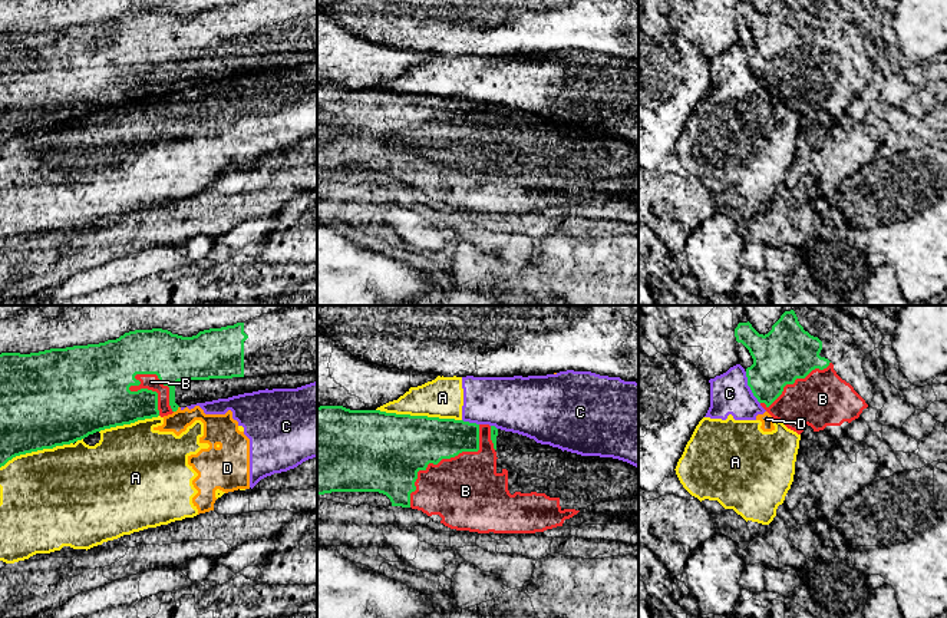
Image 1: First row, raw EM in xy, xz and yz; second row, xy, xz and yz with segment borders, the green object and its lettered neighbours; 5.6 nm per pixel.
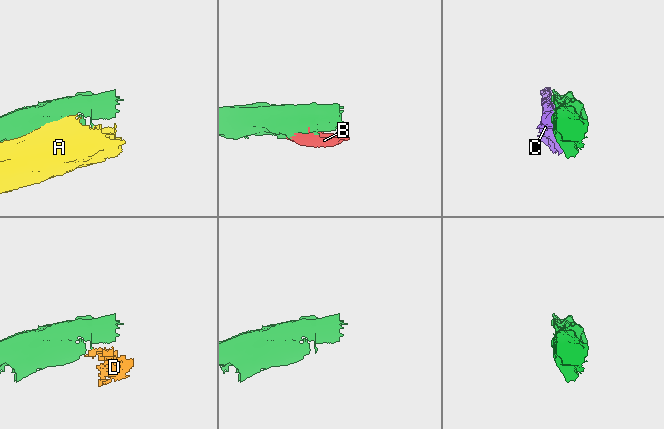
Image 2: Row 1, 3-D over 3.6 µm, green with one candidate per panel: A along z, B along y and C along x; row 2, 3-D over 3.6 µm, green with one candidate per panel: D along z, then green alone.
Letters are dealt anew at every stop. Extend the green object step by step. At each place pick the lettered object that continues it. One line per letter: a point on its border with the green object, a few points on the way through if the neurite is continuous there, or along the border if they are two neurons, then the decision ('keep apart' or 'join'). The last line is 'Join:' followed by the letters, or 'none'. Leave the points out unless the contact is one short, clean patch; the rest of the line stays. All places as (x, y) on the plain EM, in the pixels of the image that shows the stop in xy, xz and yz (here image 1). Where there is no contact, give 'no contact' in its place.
A: contact xz (419, 95); keep apart
B: contact xy (164, 63); join
C: contact yz (749, 65); border yz (745, 50), (748, 65), (759, 82); keep apart
D: contact xy (177, 88); border xy (178, 85), (174, 91); keep apart
Join: B

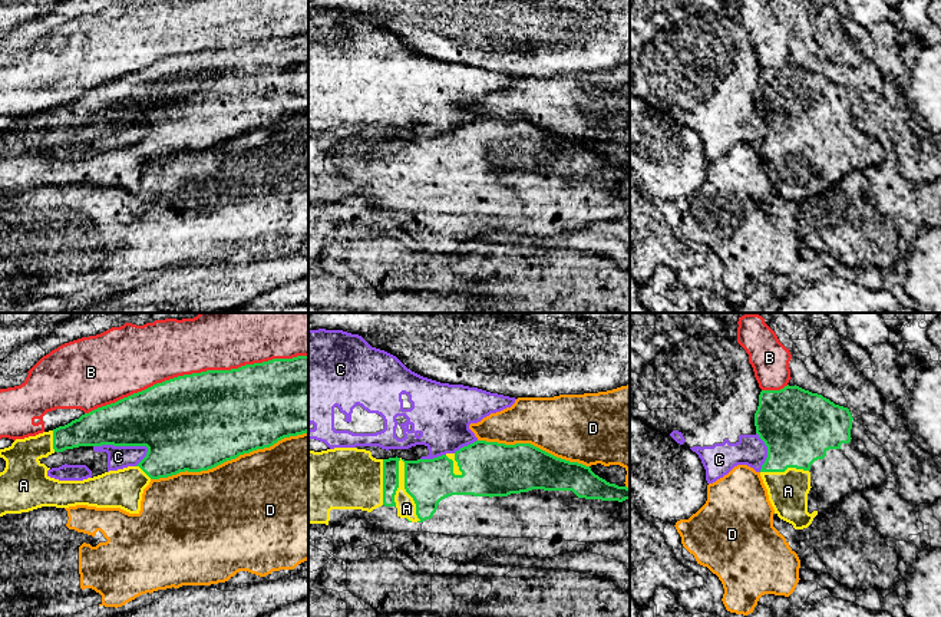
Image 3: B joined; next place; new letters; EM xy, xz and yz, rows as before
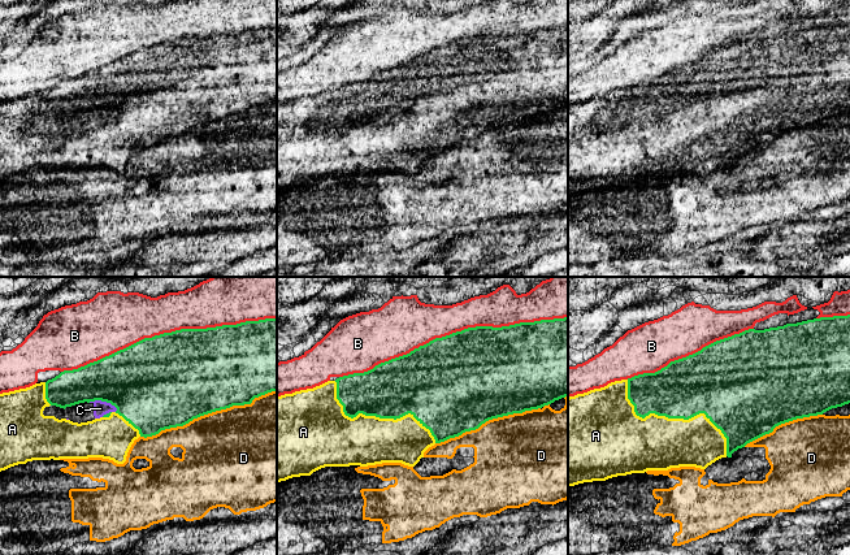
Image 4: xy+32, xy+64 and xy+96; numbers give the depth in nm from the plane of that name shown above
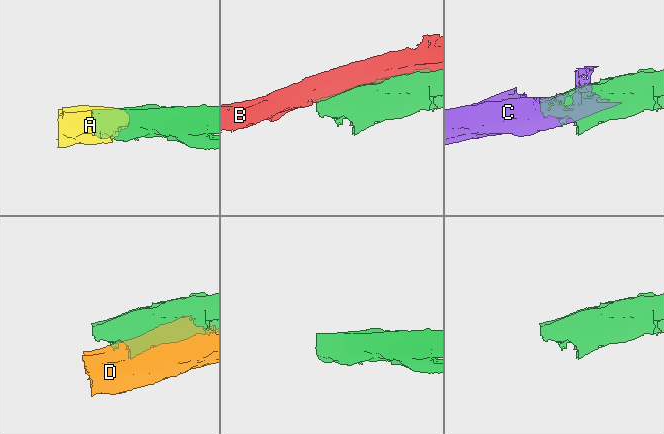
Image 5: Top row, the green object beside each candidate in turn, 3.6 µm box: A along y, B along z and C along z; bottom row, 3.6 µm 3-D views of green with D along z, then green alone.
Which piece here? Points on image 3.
A: contact xz (405, 167); join
B: contact xy (195, 52); keep apart
C: contact xy (122, 124); keep apart
D: contact xy (228, 138); keep apart
Join: A

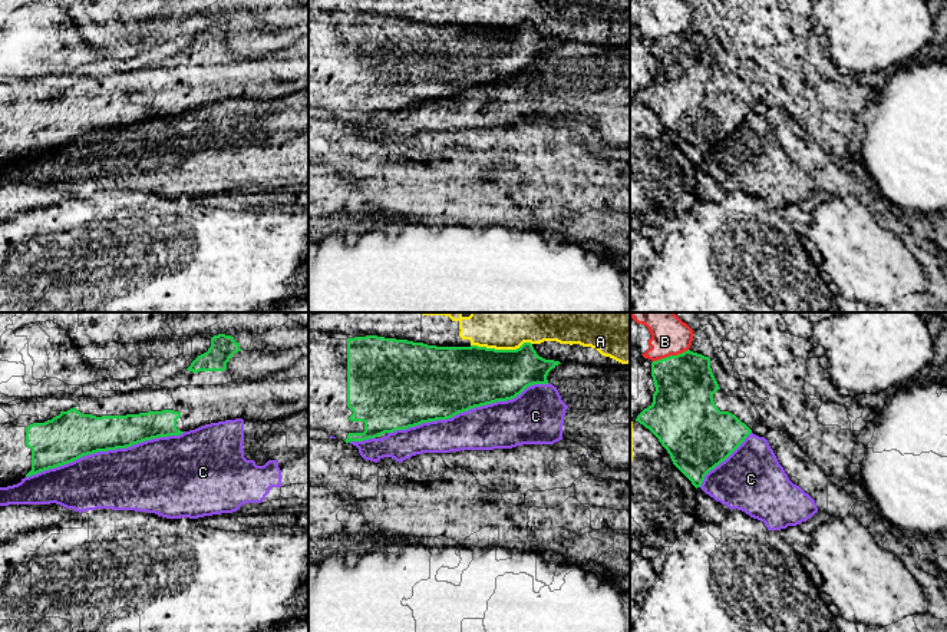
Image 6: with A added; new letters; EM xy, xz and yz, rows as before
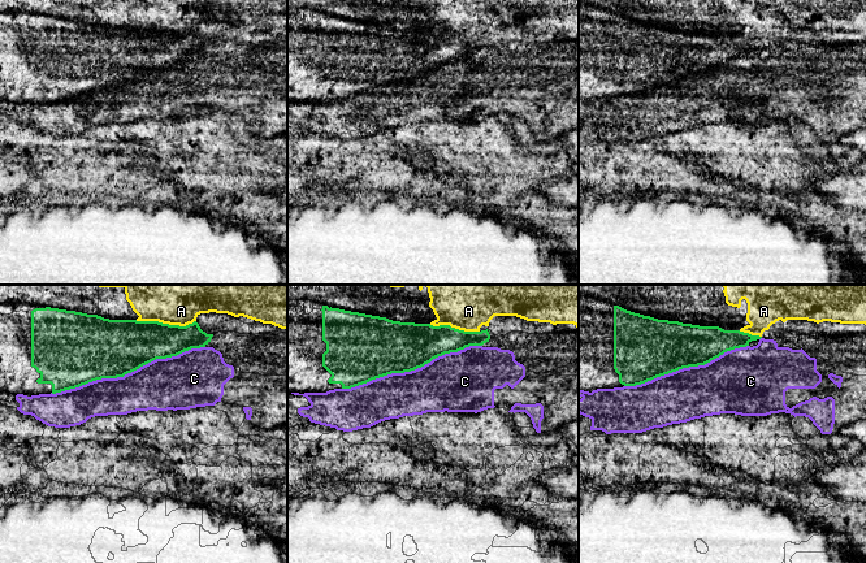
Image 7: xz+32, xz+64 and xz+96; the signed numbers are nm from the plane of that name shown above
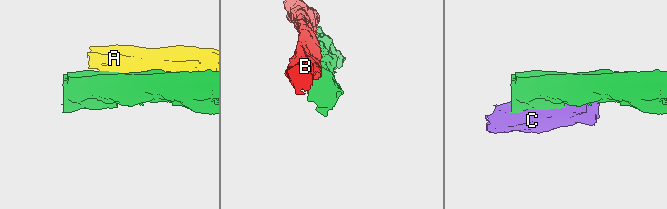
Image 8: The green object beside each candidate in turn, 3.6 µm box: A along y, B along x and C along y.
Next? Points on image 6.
A: contact xz (501, 29); keep apart
B: contact yz (670, 35); keep apart
C: contact xz (468, 88); keep apart
Join: none

